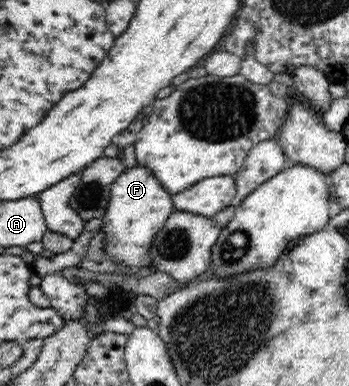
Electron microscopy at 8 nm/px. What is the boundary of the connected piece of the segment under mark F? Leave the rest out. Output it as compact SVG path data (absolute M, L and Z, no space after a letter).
M135 164L127 168L111 184L110 202L101 228L108 237L107 242L111 242L105 250L112 259L116 259L114 263L124 263L132 276L137 277L143 265L150 267L152 241L174 212L172 195L147 166Z

